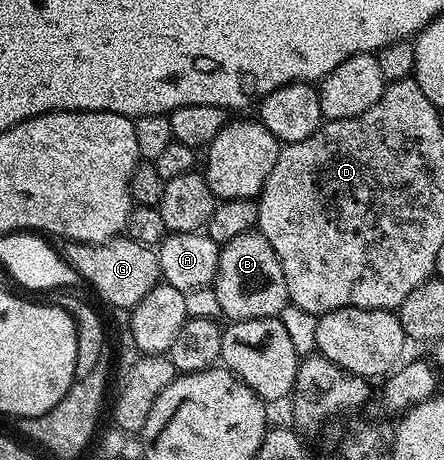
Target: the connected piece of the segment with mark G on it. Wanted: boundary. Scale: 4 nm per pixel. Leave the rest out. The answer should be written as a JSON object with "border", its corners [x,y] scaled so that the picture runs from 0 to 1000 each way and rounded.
{"border":[[[286,509],[259,513],[255,522],[245,522],[239,530],[173,530],[169,526],[153,526],[142,537],[140,554],[153,567],[155,578],[171,585],[178,607],[189,617],[191,613],[198,615],[248,667],[270,670],[261,674],[306,670],[311,657],[320,657],[320,648],[329,648],[329,639],[338,639],[338,630],[347,630],[347,622],[363,615],[360,572],[351,559],[354,541],[320,526],[302,526]]]}

